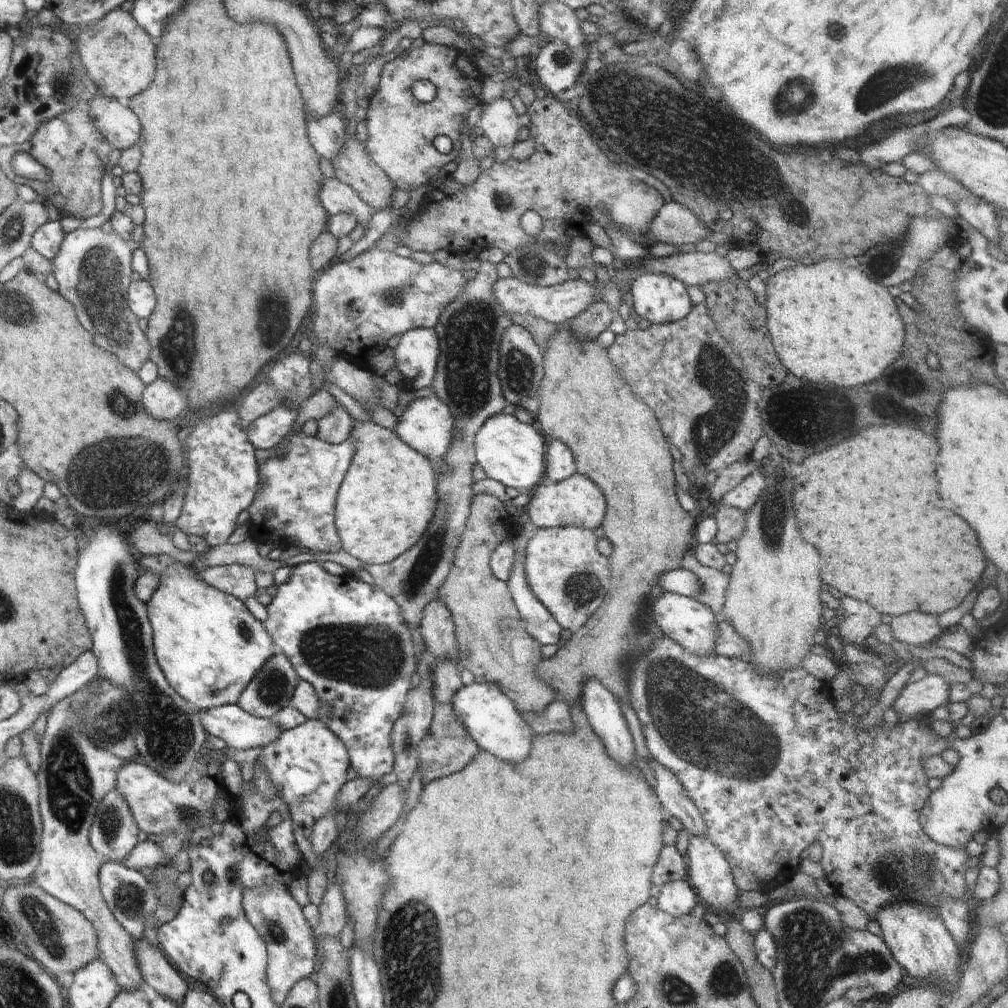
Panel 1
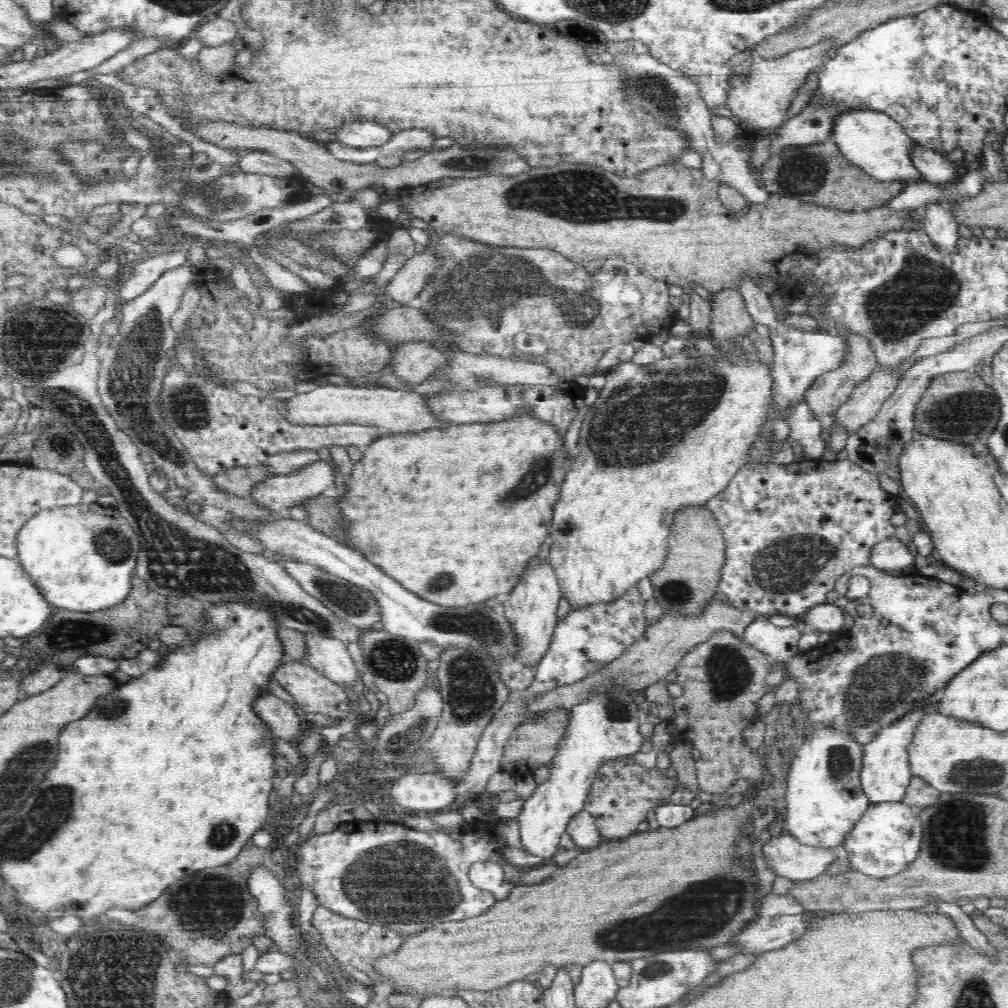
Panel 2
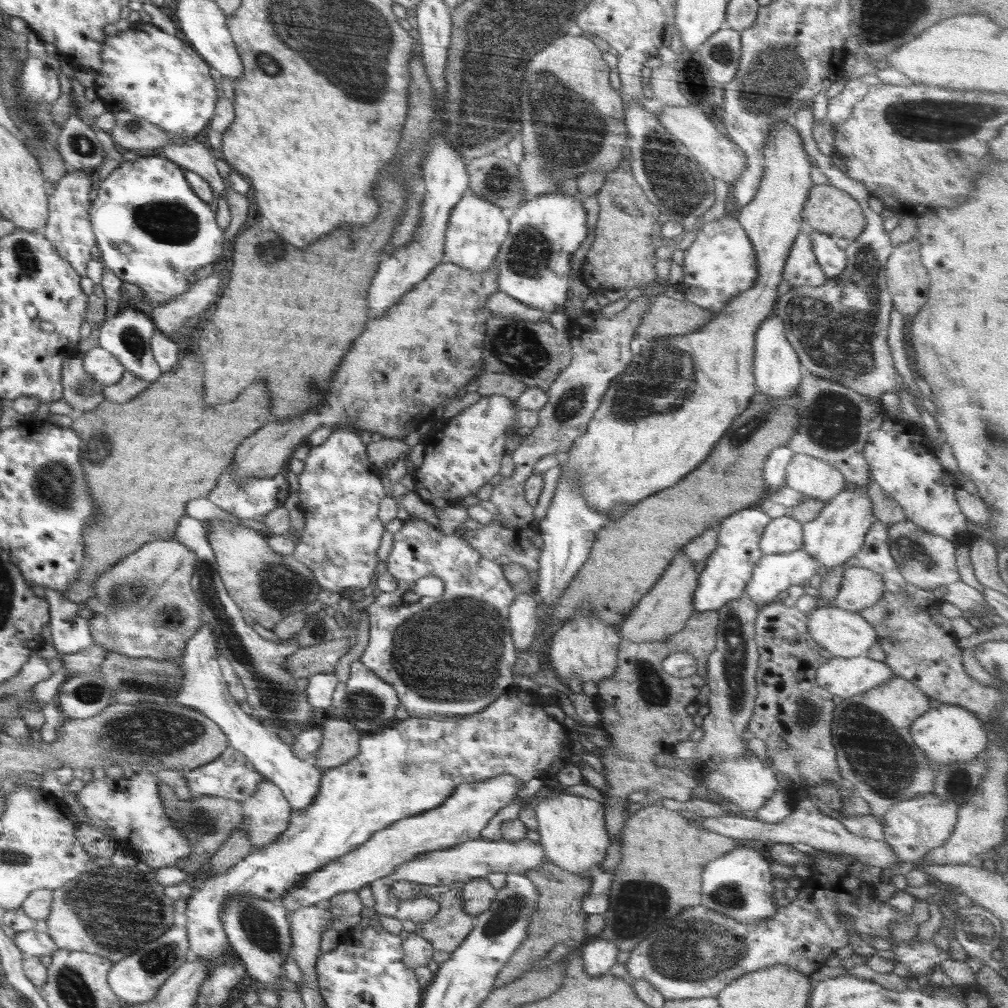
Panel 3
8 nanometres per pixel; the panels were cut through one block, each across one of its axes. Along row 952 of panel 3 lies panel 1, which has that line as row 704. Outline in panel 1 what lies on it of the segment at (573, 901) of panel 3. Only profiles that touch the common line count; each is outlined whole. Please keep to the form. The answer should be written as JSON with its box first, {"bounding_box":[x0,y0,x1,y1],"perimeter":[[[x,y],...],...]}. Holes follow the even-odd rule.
{"bounding_box":[437,494,557,713],"perimeter":[[[476,494],[470,504],[470,516],[466,520],[464,535],[462,536],[457,553],[455,554],[454,566],[448,574],[444,584],[437,595],[438,602],[448,608],[455,625],[456,639],[458,640],[458,656],[460,668],[470,670],[474,676],[475,683],[493,684],[500,691],[515,702],[520,713],[542,712],[557,699],[557,693],[552,686],[548,686],[538,674],[536,666],[542,662],[541,645],[522,626],[523,619],[518,613],[514,598],[510,594],[508,582],[496,579],[489,564],[489,556],[513,533],[517,519],[505,509],[504,504],[492,494]]]}

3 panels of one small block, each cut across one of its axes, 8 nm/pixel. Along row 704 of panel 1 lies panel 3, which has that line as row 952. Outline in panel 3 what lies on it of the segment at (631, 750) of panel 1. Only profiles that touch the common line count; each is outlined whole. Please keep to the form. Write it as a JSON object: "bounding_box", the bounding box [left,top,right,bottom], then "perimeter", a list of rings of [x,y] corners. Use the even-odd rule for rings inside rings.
{"bounding_box":[580,940,619,977],"perimeter":[[[592,940],[580,950],[585,971],[591,977],[608,974],[619,954],[618,948],[610,940]]]}

